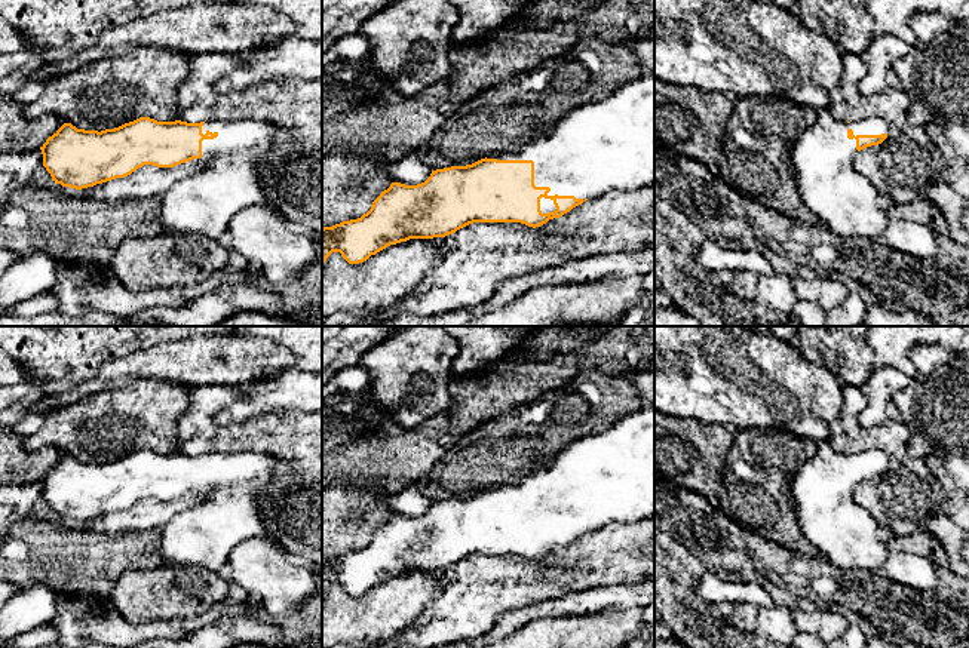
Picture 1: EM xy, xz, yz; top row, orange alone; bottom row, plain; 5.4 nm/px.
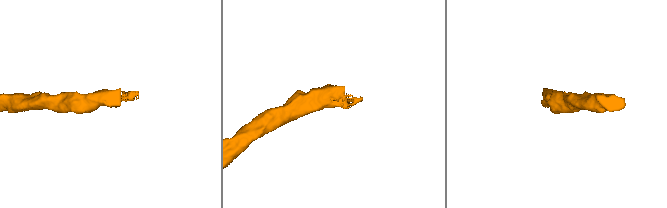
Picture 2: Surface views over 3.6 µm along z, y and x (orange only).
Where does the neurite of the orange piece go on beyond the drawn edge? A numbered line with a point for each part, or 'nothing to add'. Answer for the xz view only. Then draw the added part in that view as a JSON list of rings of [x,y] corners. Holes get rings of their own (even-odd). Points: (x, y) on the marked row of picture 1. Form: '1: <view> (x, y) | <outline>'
1: xz (606, 146) | [[[654,70],[623,83],[607,98],[579,105],[564,113],[554,129],[525,147],[487,159],[533,160],[534,185],[549,187],[548,196],[574,196],[592,200],[608,191],[631,191],[654,182]]]

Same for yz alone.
1: yz (822, 156) | [[[828,108],[816,113],[816,120],[798,135],[789,153],[798,196],[819,222],[835,234],[844,239],[878,239],[892,218],[878,190],[855,171],[856,139],[849,139],[847,130],[852,129],[855,136],[881,135],[887,133],[887,125],[878,117],[844,123],[837,120]]]

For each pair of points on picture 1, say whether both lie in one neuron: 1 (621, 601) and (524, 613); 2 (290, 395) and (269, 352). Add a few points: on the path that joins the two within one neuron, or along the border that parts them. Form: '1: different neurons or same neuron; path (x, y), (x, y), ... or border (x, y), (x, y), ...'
1: same neuron; path (597, 601), (548, 608)
2: different neurons; border (293, 367), (269, 374), (254, 389), (248, 390)

